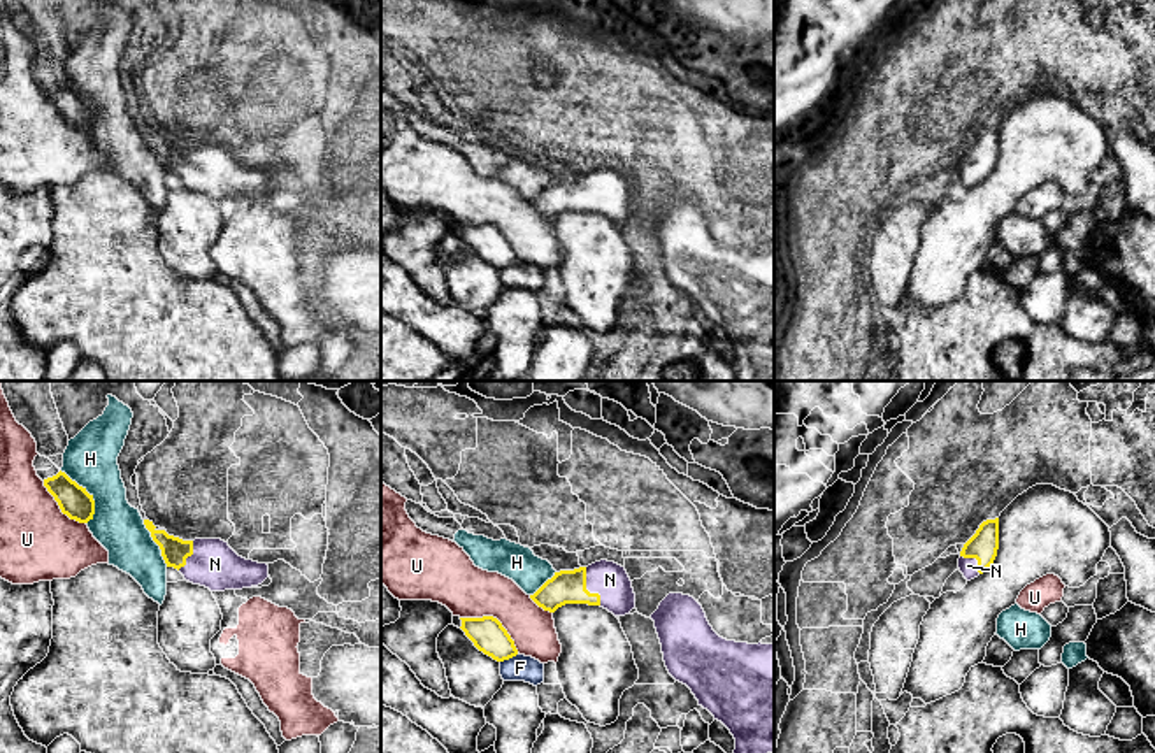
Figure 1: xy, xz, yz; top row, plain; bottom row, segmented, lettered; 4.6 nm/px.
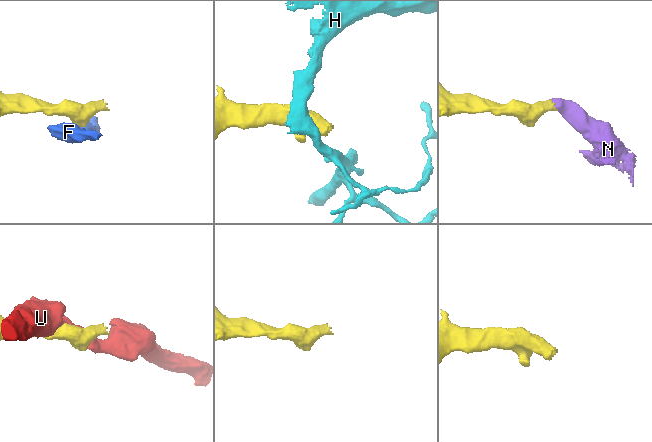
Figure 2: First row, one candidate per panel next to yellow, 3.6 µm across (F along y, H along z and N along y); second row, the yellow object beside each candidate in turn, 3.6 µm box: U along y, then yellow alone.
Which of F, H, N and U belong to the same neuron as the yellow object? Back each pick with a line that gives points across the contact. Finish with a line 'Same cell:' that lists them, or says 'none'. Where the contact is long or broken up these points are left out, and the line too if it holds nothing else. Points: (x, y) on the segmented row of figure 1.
N: Path across: xz (567, 587), (585, 588), (609, 580)
Same cell: N

